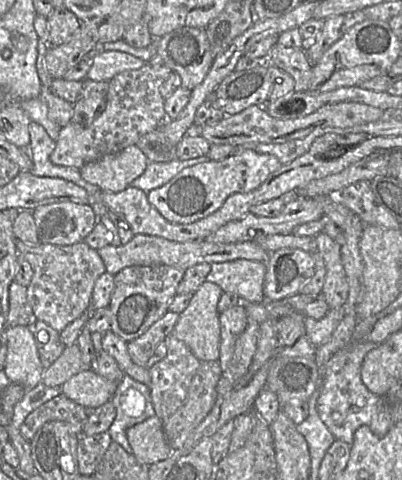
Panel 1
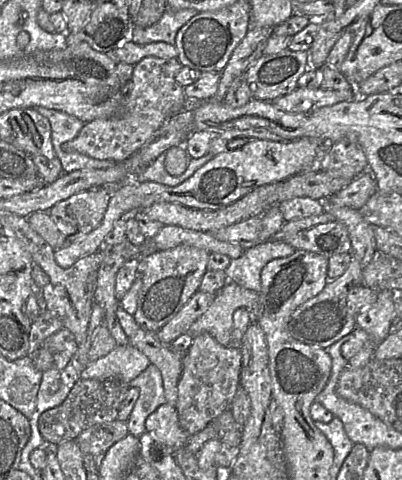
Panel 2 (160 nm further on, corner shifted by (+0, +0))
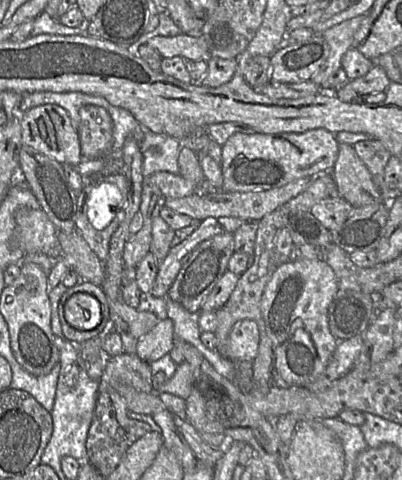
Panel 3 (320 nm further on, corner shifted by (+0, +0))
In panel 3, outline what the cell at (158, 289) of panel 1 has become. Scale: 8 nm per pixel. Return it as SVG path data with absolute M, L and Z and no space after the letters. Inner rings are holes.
M223 233L201 242L177 273L165 297L182 305L189 312L200 309L219 279L228 271L228 262L234 254L234 234Z

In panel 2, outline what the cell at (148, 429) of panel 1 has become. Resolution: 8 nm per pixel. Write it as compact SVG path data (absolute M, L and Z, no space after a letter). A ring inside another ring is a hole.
M168 402L159 406L146 419L145 431L154 440L175 451L185 446L190 437L180 426L175 407Z

